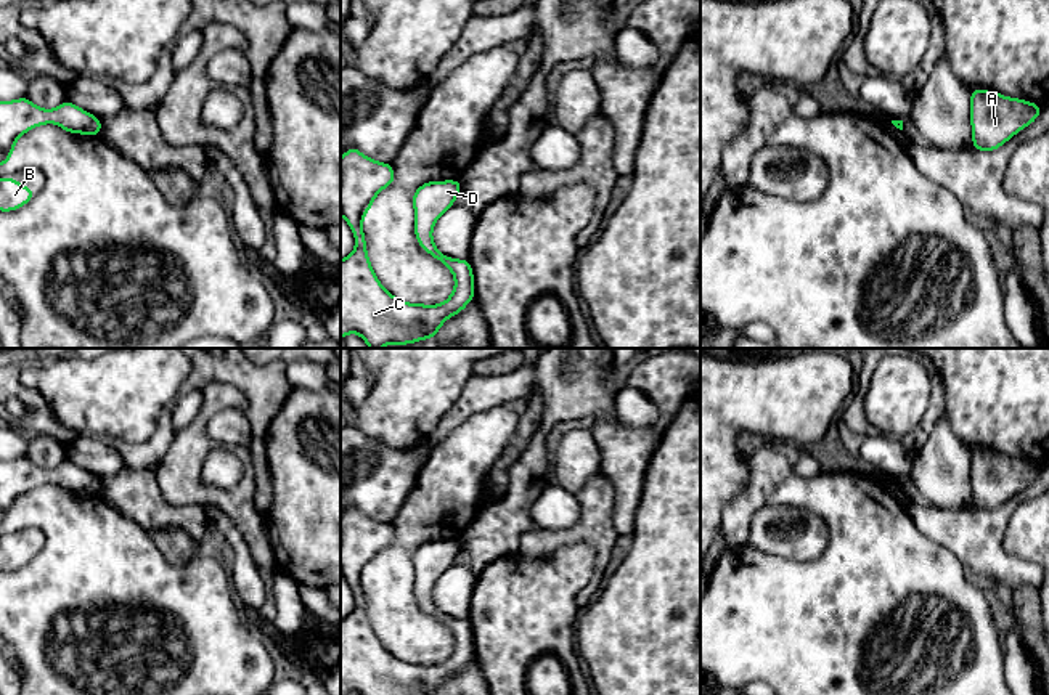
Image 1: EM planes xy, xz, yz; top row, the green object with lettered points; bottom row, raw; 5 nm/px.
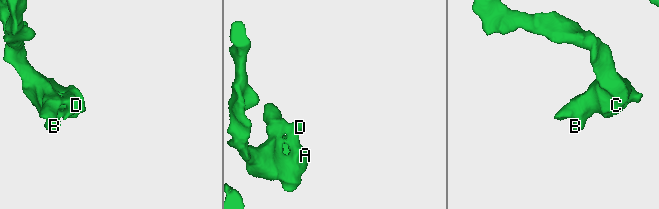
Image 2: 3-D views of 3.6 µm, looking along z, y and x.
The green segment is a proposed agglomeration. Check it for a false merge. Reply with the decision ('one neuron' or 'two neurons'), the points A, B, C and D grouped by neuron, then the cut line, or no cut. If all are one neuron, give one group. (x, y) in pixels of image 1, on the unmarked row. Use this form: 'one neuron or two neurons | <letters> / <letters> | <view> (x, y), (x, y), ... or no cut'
one neuron | A B C D | no cut

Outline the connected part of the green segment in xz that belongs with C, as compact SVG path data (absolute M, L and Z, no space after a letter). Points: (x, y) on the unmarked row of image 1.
M350 506L341 517L341 575L349 583L353 612L341 620L341 695L437 695L442 684L476 658L469 618L442 613L432 600L437 578L463 551L461 539L426 541L413 552L414 595L422 610L443 623L455 637L451 655L437 665L406 663L378 639L361 587L379 551L395 539L392 523L378 522Z

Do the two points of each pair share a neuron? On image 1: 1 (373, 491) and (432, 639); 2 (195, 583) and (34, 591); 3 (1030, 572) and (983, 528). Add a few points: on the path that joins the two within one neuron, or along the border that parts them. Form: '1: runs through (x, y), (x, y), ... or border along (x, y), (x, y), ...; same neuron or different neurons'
1: border along (412, 490), (391, 522); different neurons
2: runs through (155, 591), (74, 591); same neuron
3: runs through (1016, 572), (985, 543); same neuron

